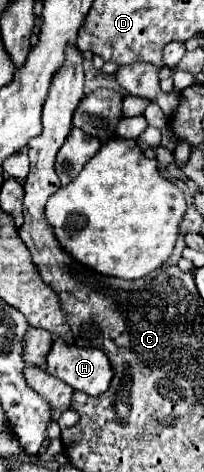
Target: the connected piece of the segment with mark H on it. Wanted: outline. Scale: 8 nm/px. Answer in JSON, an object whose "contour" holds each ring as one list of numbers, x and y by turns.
{"contour":[[62,338,54,340,46,372,90,396,106,392,112,380,110,360,98,348,68,346]]}

